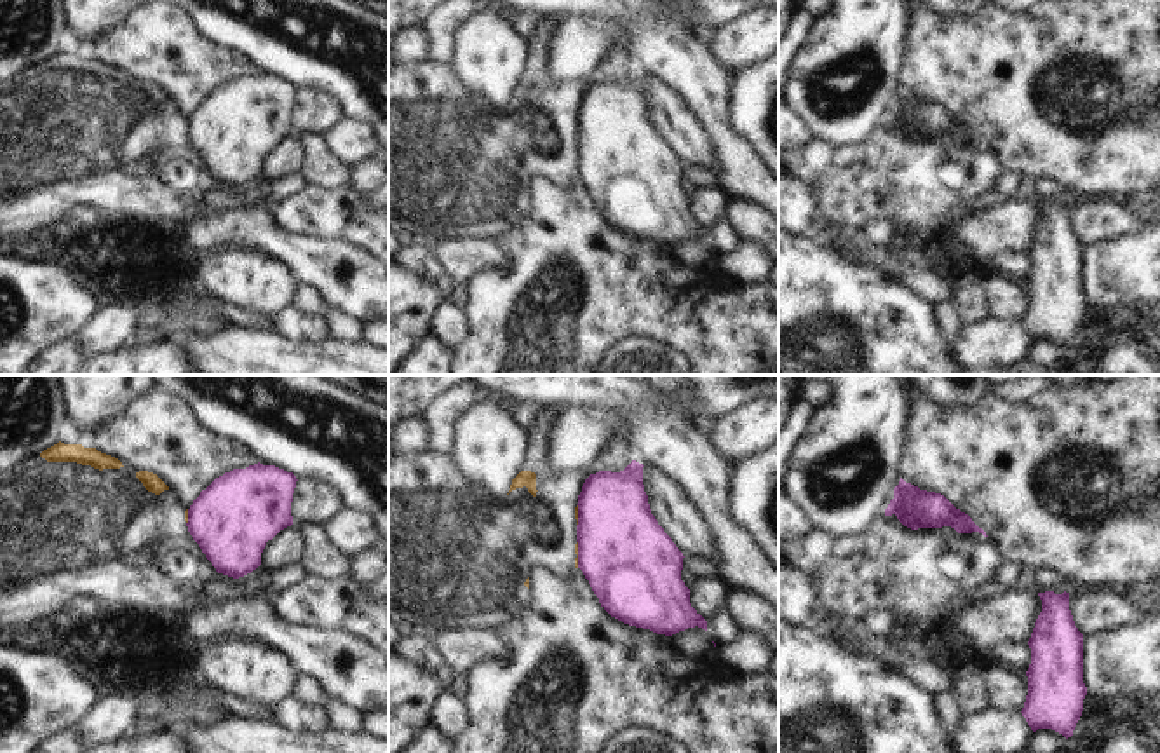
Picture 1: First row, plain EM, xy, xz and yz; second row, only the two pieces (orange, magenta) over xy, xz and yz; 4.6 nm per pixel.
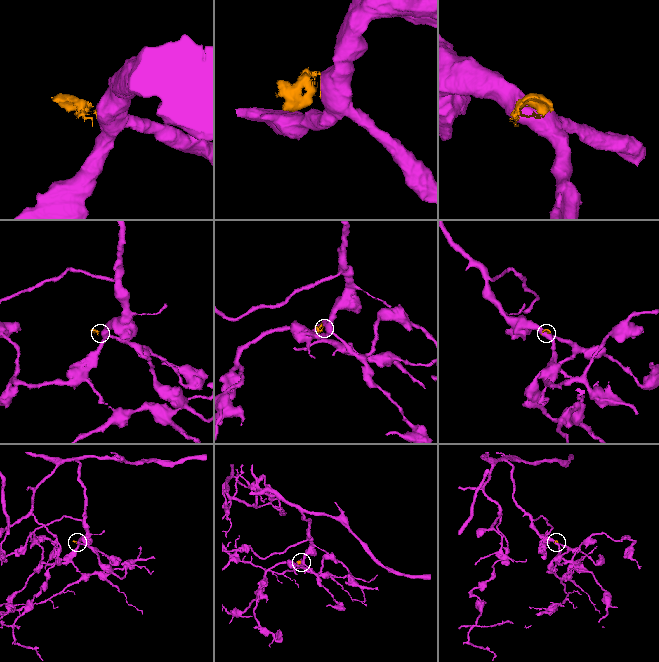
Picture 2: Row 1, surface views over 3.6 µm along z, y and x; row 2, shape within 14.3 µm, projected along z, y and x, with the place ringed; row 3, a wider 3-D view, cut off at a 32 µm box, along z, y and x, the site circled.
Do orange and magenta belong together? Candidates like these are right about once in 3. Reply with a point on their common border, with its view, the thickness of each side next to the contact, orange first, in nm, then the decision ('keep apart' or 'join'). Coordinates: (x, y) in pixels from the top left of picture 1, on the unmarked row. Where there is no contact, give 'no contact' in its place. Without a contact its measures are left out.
xz (577, 164) | 20/420 nm | keep apart

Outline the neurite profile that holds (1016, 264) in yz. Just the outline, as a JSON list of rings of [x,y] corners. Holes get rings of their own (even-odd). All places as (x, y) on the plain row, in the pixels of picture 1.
[[[1007,249],[993,258],[989,270],[1005,274],[1014,281],[1028,281],[1031,274],[1031,258],[1028,251]]]

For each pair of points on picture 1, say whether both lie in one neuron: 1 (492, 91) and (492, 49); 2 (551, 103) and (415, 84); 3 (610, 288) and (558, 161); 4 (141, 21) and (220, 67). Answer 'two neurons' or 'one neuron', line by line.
1: one neuron
2: one neuron
3: two neurons
4: one neuron

